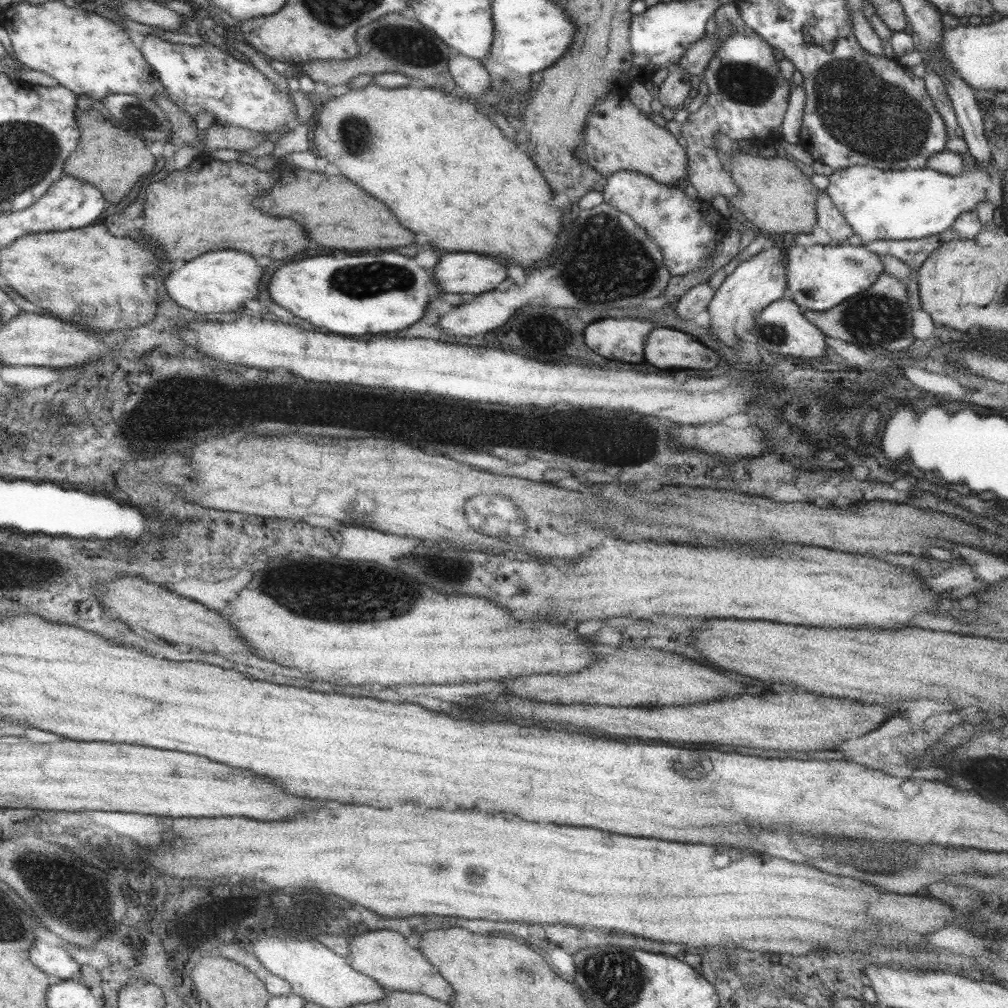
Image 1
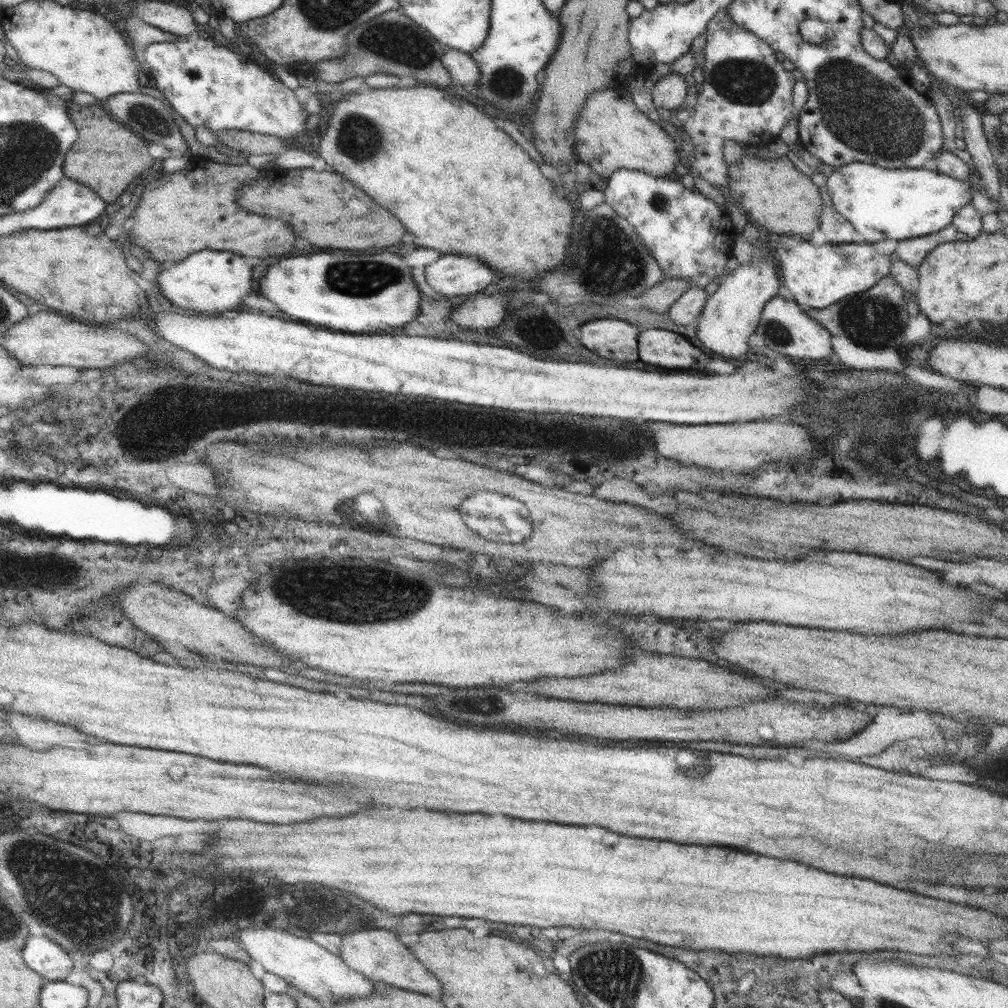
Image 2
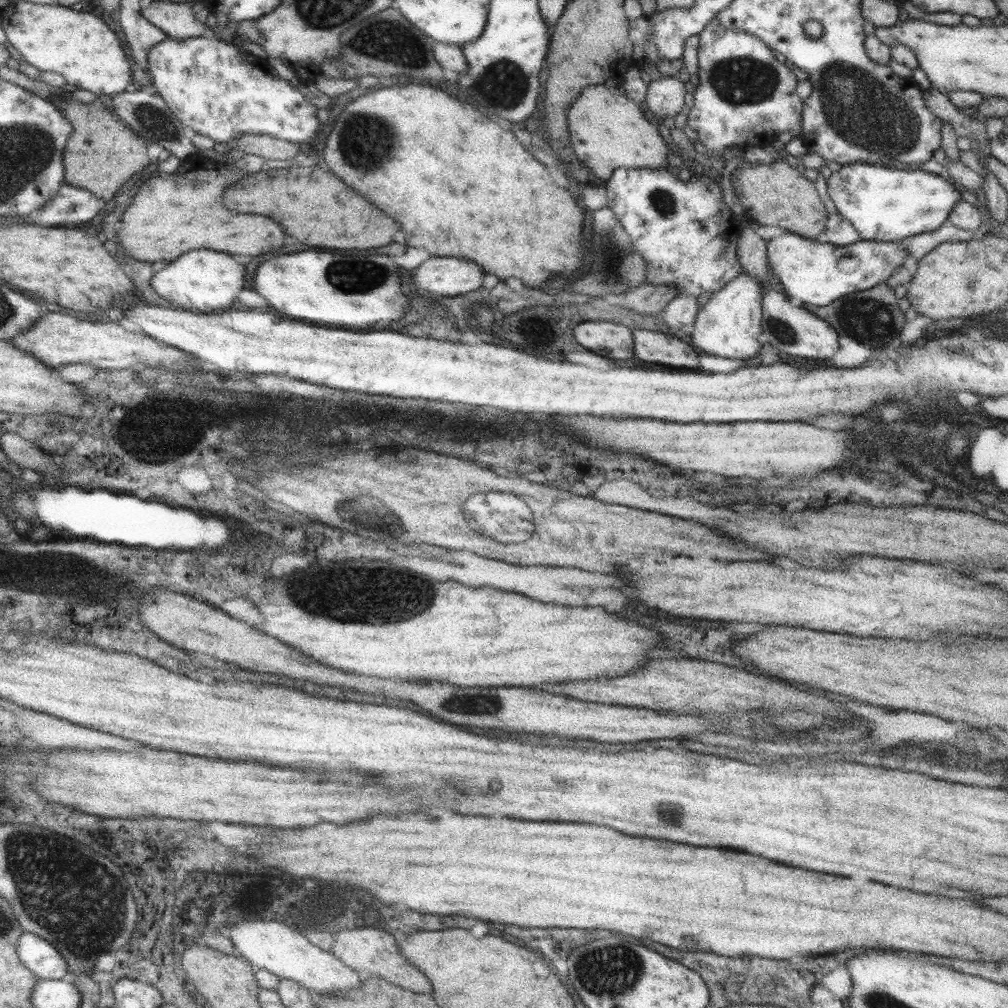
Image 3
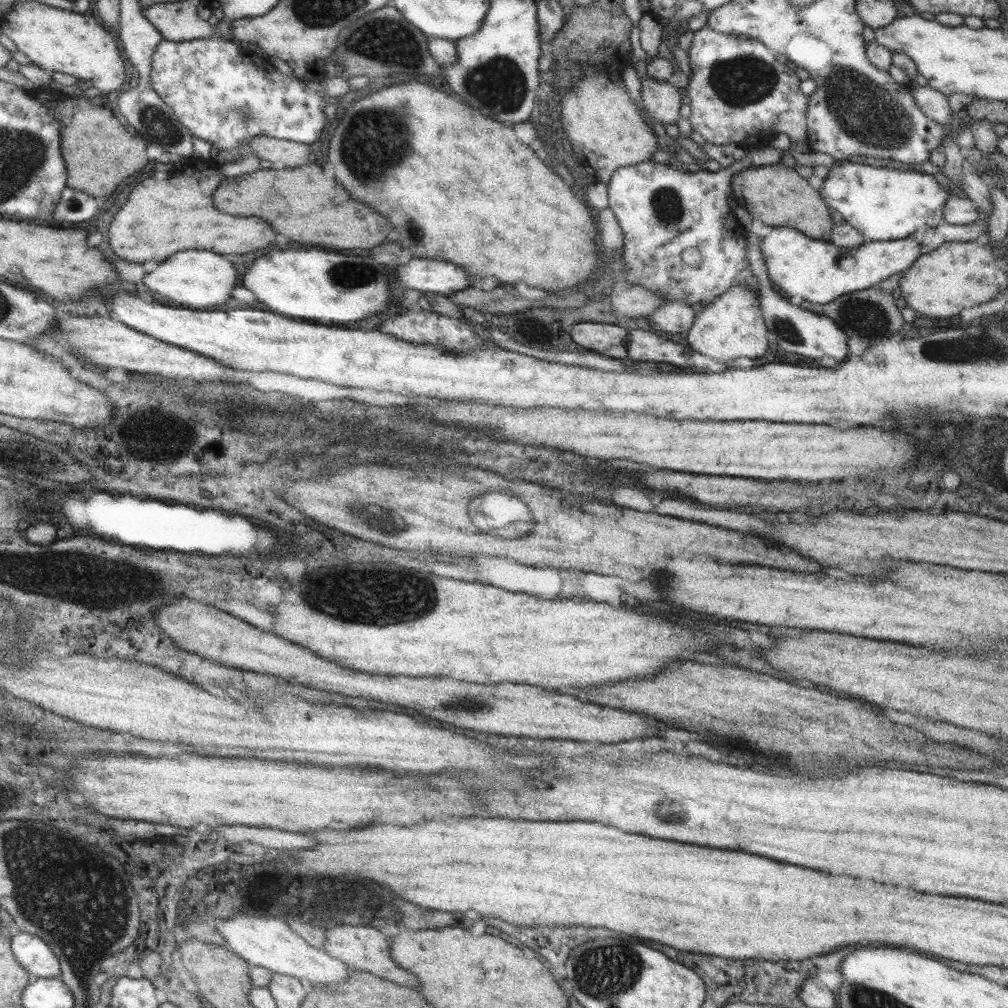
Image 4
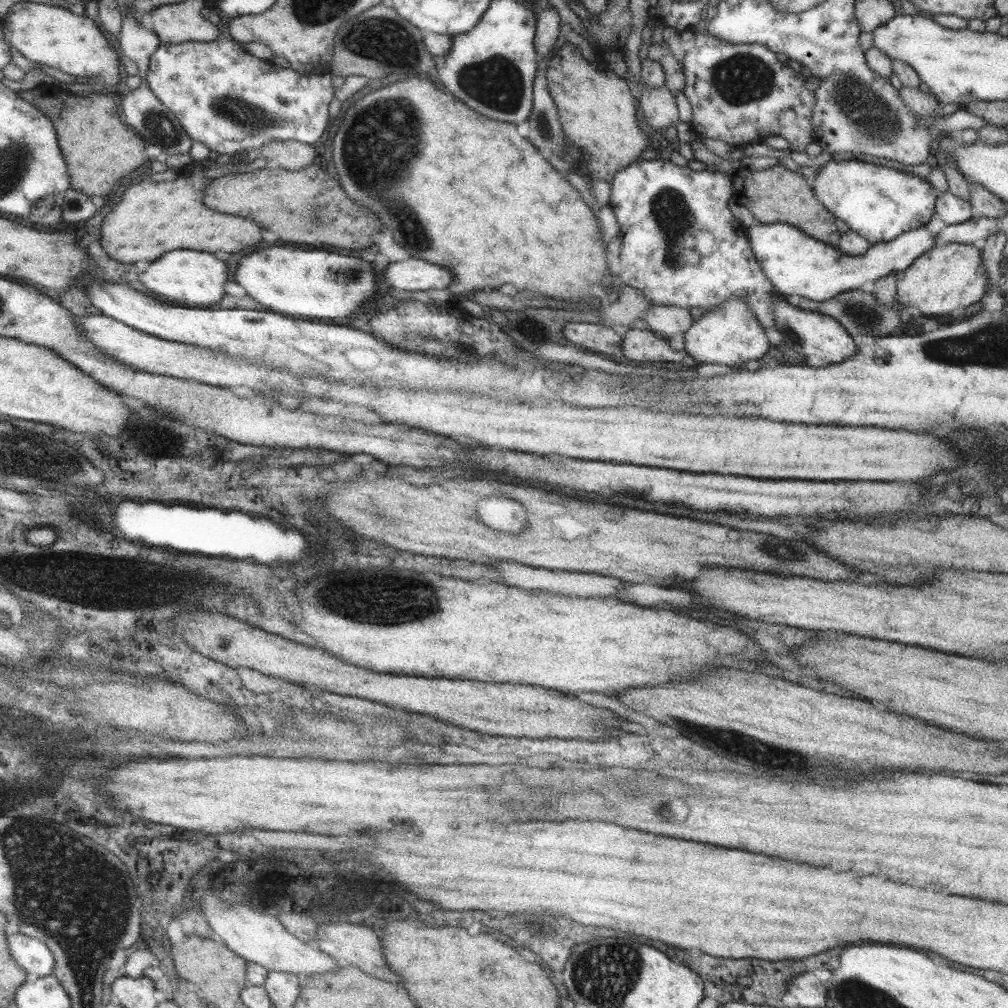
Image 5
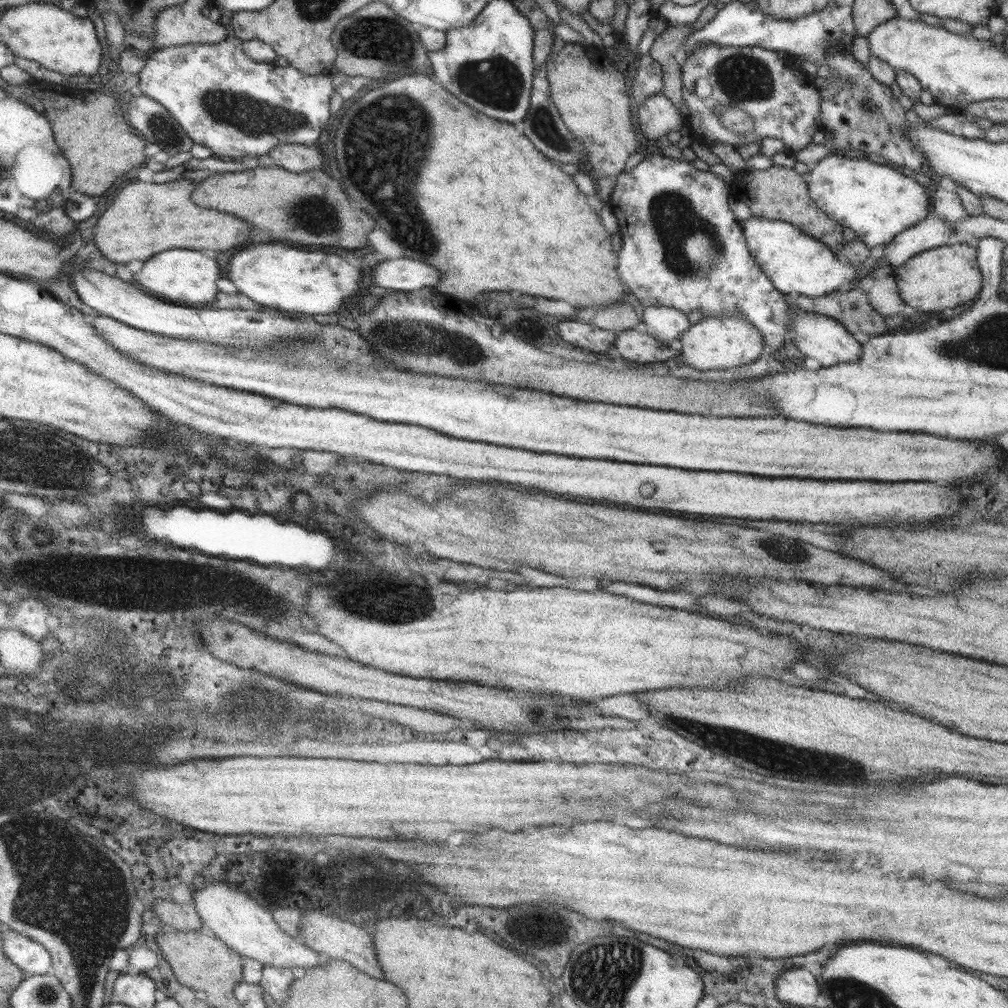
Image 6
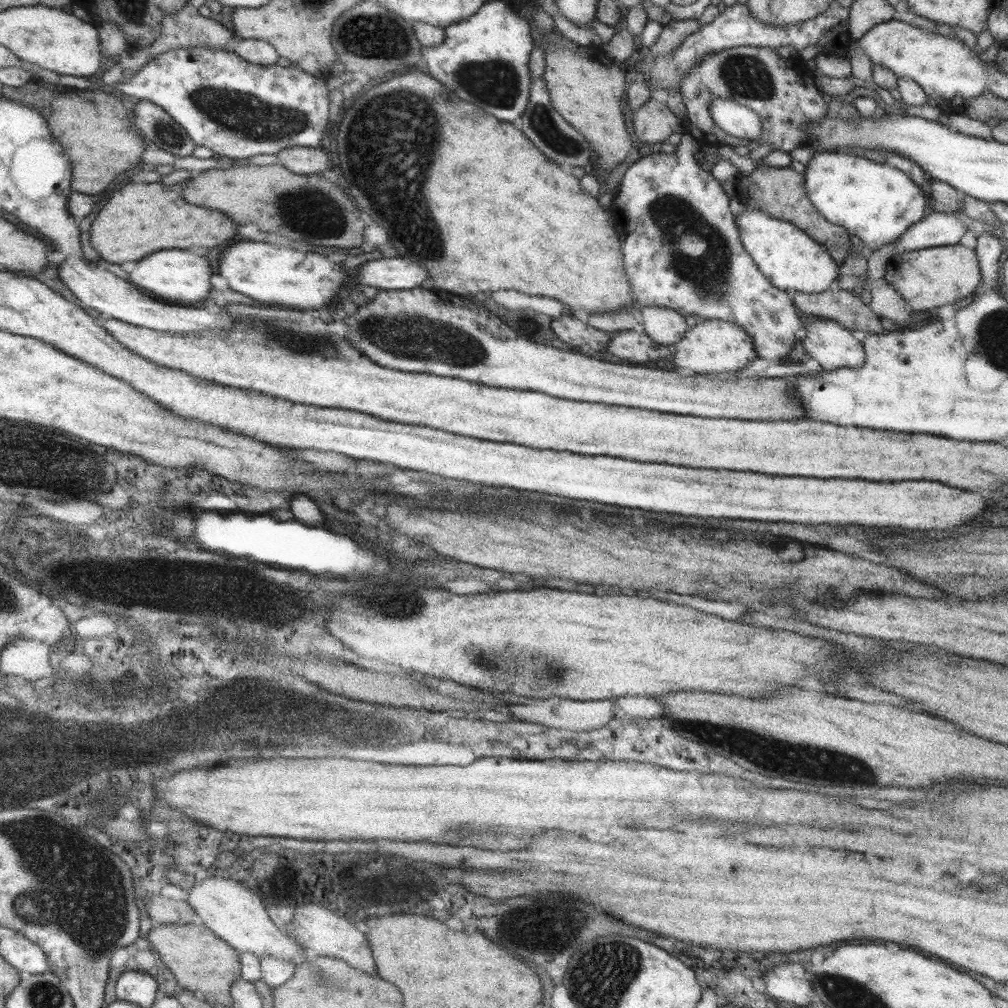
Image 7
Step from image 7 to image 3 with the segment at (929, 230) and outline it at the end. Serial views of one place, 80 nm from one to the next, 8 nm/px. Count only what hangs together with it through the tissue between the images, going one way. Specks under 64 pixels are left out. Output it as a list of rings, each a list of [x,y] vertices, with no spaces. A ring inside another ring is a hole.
[[[785,231],[766,244],[766,259],[774,284],[785,296],[803,300],[805,304],[825,306],[852,292],[864,291],[884,282],[891,273],[908,262],[906,248],[892,242],[859,240],[845,246],[802,238]]]

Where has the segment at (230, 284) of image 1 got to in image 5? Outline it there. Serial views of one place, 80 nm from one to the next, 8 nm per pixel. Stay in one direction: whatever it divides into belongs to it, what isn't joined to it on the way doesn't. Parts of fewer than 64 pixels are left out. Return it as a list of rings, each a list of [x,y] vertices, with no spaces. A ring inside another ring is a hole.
[[[175,250],[175,252],[167,252],[167,256],[161,256],[157,262],[151,262],[147,266],[147,272],[143,272],[140,279],[143,280],[147,290],[169,304],[201,308],[219,302],[225,294],[223,292],[223,283],[227,278],[225,268],[225,264],[221,260],[215,260],[213,254]]]

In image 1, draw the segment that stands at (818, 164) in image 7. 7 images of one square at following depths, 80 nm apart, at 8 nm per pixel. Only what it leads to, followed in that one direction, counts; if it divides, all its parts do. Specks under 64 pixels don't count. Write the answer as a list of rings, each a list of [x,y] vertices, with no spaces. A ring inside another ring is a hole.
[[[994,162],[987,167],[976,165],[971,170],[964,170],[957,176],[949,176],[930,168],[889,170],[871,166],[855,166],[838,168],[828,176],[826,195],[834,202],[847,224],[861,242],[874,240],[917,240],[946,231],[959,216],[960,212],[975,210],[980,201],[987,201],[1001,208],[1002,192],[1000,175]]]

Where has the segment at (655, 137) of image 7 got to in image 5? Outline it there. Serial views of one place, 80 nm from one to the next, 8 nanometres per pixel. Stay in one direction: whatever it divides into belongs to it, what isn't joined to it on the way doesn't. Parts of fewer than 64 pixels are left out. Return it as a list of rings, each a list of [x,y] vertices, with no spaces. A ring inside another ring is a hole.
[[[666,86],[638,87],[641,88],[640,94],[637,95],[638,110],[640,114],[643,114],[647,127],[658,132],[669,127],[676,127],[680,122],[677,117],[677,106],[674,96],[666,89]]]

